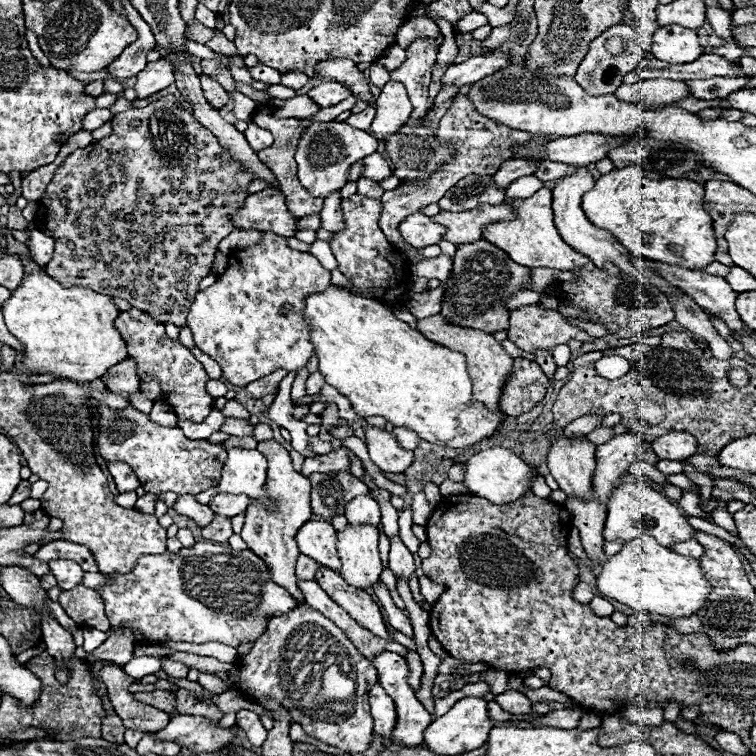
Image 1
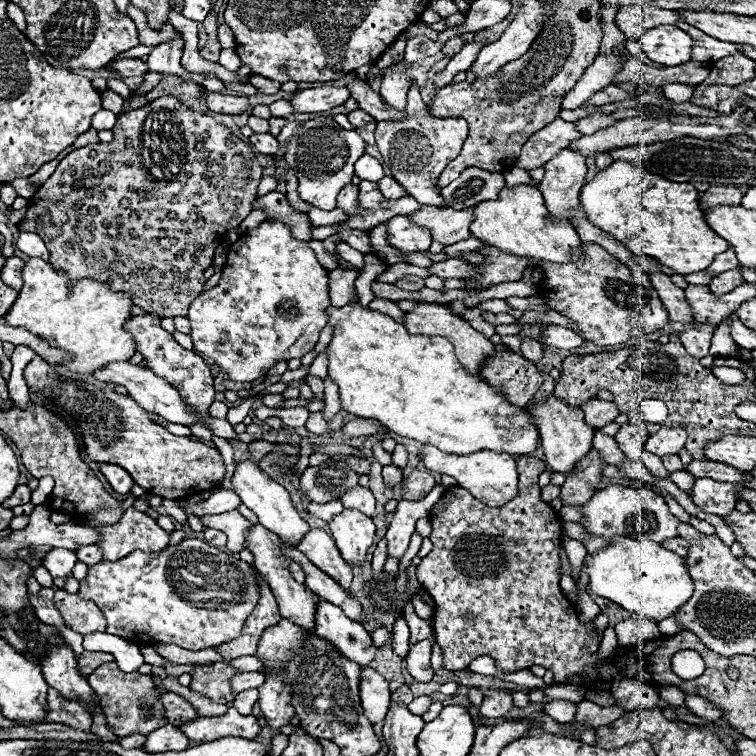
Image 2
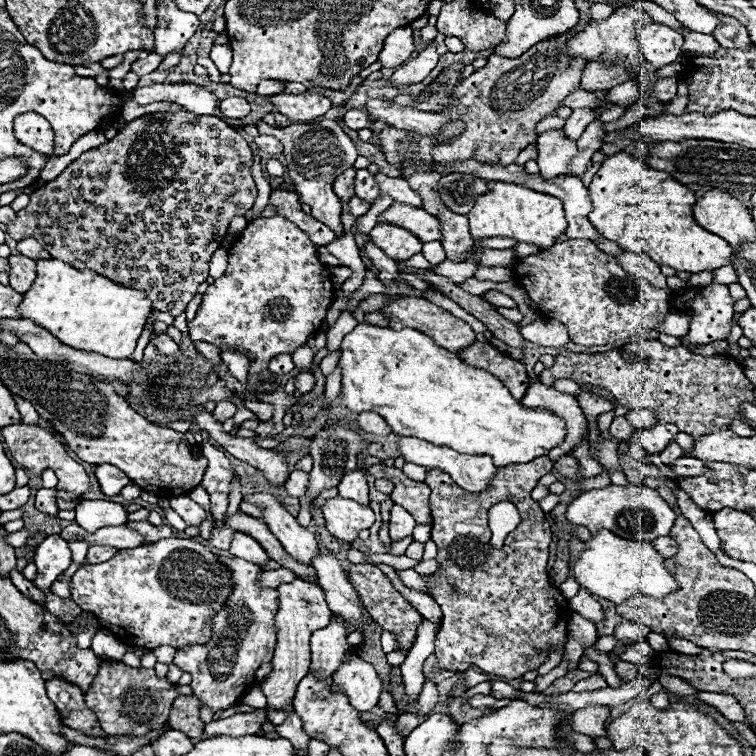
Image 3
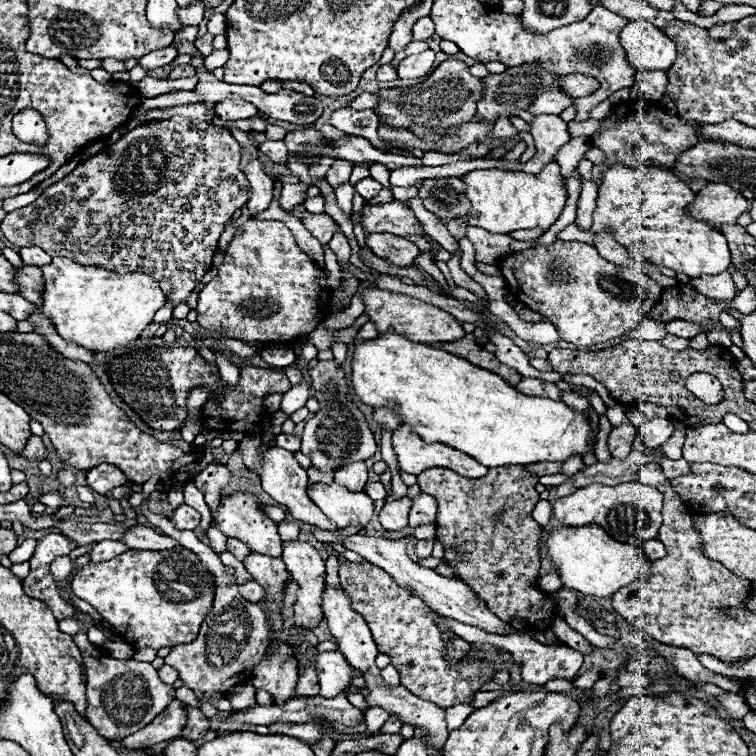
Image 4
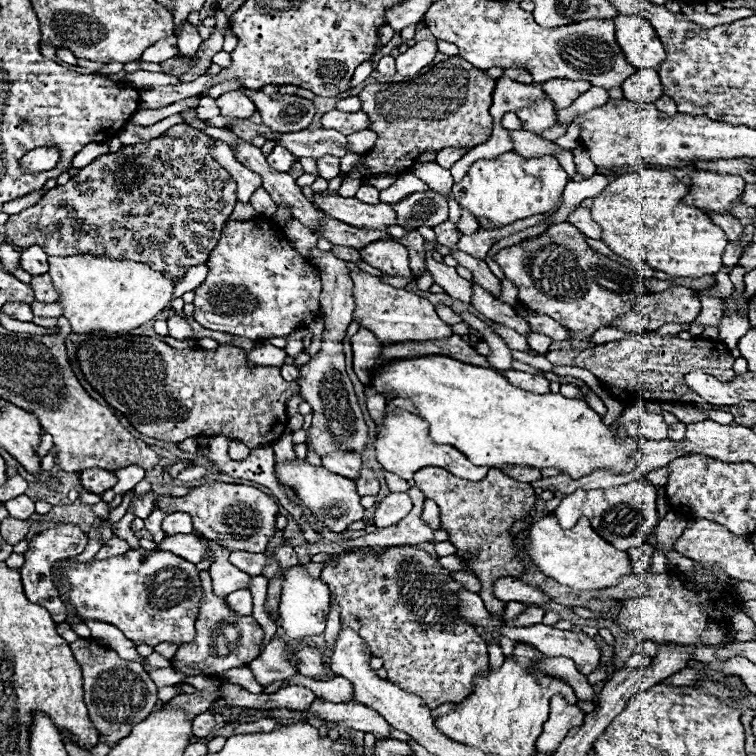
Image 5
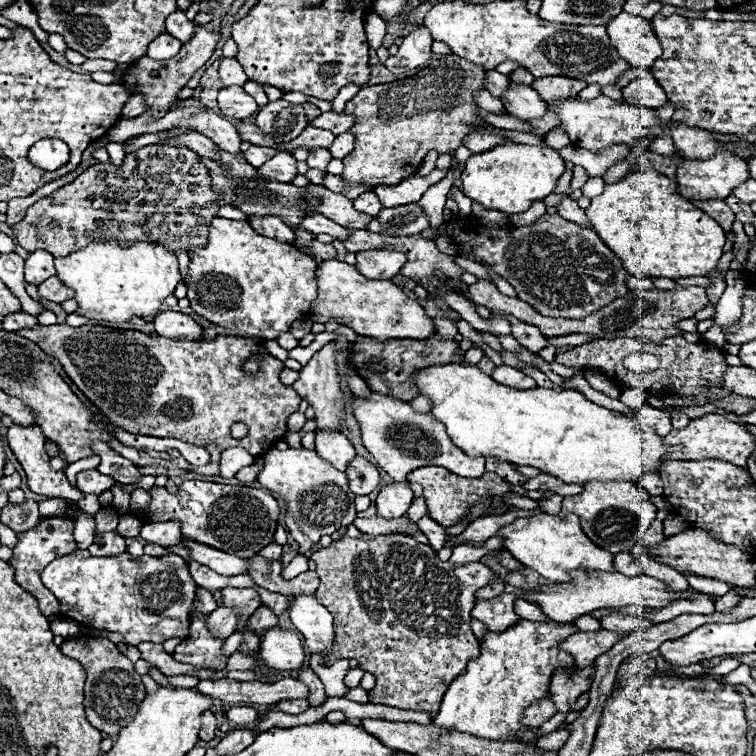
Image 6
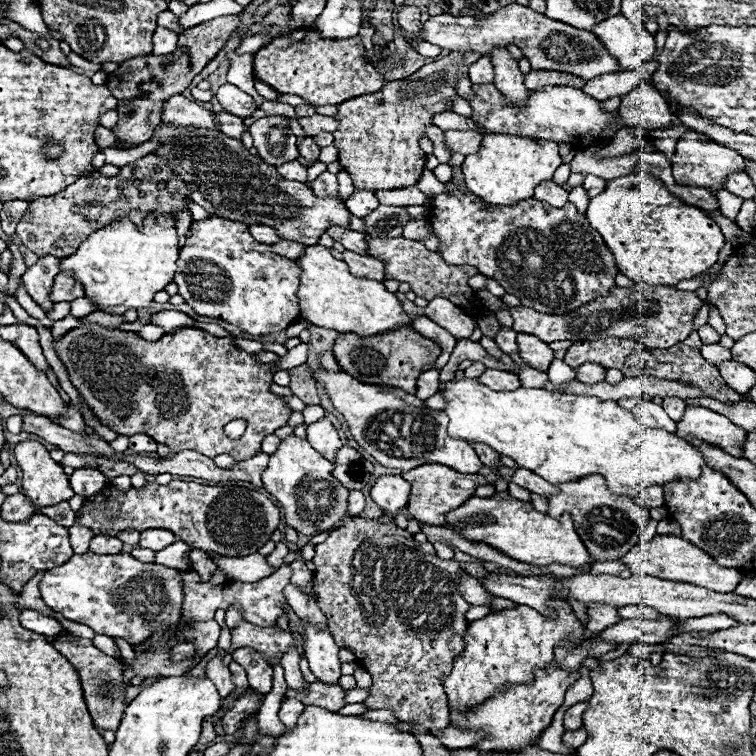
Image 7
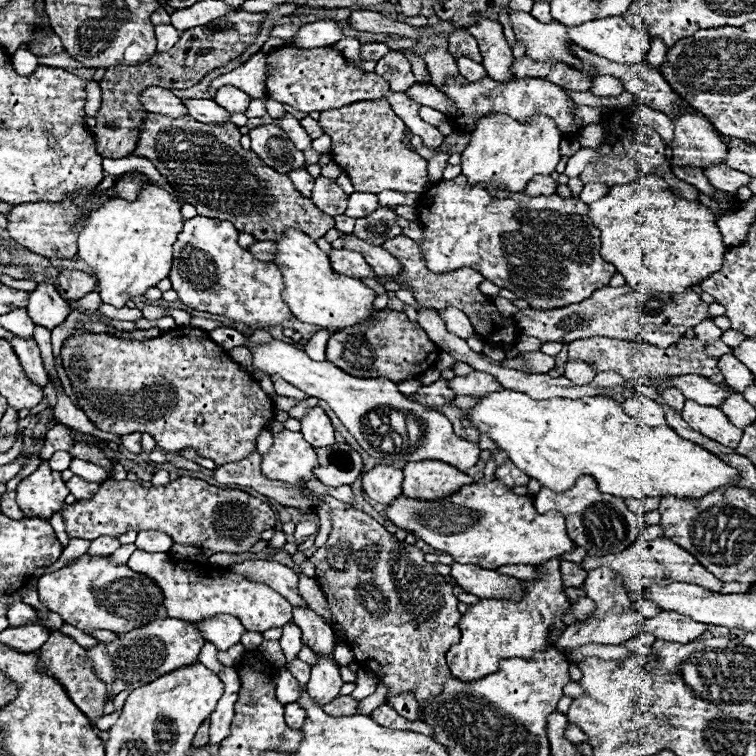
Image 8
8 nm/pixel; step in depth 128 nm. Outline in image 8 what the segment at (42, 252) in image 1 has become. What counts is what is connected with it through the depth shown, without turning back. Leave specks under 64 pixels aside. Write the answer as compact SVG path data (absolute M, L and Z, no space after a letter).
M40 284L28 298L28 316L36 326L54 330L70 314L70 306L50 284Z

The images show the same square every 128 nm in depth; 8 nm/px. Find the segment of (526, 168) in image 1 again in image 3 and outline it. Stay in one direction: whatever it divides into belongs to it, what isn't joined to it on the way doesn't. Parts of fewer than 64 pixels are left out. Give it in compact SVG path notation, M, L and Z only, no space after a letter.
M596 104L596 106L590 106L590 108L576 108L576 110L572 110L572 116L566 120L566 126L562 128L564 134L570 140L578 140L580 134L586 130L586 126L596 120L596 110L598 108L600 106Z

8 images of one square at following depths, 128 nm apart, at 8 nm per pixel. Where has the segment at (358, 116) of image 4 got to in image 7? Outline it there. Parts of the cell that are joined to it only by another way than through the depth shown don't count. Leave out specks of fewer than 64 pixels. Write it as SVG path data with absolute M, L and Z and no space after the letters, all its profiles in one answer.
M314 114L314 116L308 116L308 118L298 118L298 122L308 136L316 136L316 134L322 134L322 132L334 132L336 126L338 126L338 122L334 118L320 116L320 114Z

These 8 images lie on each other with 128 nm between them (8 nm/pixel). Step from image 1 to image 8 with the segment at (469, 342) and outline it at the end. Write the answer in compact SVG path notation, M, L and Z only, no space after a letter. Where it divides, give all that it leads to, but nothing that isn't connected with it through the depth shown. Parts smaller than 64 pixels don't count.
M284 230L282 232L282 238L276 238L276 258L272 260L278 270L282 272L282 278L284 278L284 302L288 304L288 308L292 310L292 316L296 316L298 320L306 322L306 324L314 324L318 328L332 328L332 330L338 330L338 328L346 328L346 326L354 326L354 324L360 324L360 322L366 322L376 310L372 308L372 300L376 298L374 290L370 290L368 286L364 286L360 280L356 278L350 278L350 276L338 276L332 272L330 268L330 260L328 260L328 254L324 254L316 242L302 234L300 230Z

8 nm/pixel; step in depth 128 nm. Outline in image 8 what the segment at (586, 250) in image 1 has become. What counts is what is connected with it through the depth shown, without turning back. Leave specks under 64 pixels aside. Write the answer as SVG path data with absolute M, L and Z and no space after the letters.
M478 18L476 24L468 26L468 32L478 40L480 52L484 56L484 68L492 80L510 80L510 64L514 60L512 48L504 38L502 24L490 18Z

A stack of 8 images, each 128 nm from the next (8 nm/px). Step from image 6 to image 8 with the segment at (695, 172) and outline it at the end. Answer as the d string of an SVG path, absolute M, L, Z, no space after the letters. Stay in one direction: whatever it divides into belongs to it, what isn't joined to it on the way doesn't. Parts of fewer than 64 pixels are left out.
M686 110L672 118L674 140L672 140L672 164L674 166L696 166L704 168L708 164L722 162L726 152L726 142L716 134L714 126L706 116L694 110Z

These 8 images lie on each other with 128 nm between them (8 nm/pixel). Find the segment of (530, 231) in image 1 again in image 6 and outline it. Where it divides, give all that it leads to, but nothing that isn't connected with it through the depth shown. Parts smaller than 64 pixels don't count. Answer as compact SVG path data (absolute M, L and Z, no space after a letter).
M514 142L498 144L492 150L472 154L466 160L466 168L462 172L464 194L480 202L484 208L518 214L528 210L534 200L546 198L564 170L564 160L550 146L528 146Z

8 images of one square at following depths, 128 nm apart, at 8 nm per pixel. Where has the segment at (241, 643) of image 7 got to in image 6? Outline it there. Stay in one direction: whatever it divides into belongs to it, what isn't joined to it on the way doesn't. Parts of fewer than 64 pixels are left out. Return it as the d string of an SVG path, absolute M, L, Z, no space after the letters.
M272 626L260 634L260 660L272 670L298 670L306 664L306 652L294 630Z

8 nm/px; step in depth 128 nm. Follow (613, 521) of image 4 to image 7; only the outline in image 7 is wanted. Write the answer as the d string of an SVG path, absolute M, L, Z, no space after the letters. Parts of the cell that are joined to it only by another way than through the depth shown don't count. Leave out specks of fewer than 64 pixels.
M584 476L576 482L560 484L556 486L558 494L548 496L548 514L560 516L562 512L568 512L574 520L574 528L588 548L590 556L598 562L604 560L616 560L620 554L626 554L632 546L640 542L638 532L644 528L646 520L650 518L648 510L644 506L636 506L632 498L618 496L606 488L606 482L602 476Z

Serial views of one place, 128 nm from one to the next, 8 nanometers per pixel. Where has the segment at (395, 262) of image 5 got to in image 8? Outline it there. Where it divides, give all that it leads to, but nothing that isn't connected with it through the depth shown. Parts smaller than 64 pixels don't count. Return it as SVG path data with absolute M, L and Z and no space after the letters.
M332 248L330 264L332 270L340 276L350 276L357 279L374 278L372 268L364 262L360 252L346 250L346 248Z

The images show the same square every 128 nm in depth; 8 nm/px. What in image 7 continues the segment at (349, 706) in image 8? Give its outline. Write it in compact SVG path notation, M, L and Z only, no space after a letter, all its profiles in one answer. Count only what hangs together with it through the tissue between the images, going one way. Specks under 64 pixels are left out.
M320 682L310 684L308 694L300 694L292 688L288 688L286 698L298 698L302 702L312 702L314 706L324 706L326 710L332 710L332 712L338 712L346 704L344 690L340 686L324 686Z

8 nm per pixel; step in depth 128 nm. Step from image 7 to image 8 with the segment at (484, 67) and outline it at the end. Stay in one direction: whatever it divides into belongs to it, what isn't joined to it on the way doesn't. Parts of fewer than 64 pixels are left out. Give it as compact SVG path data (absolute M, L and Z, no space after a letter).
M458 56L458 58L456 58L456 64L458 64L458 70L460 70L462 78L466 78L468 82L476 82L476 80L480 80L480 78L486 76L484 66L478 64L478 62L472 62L472 60L466 58L466 56Z

